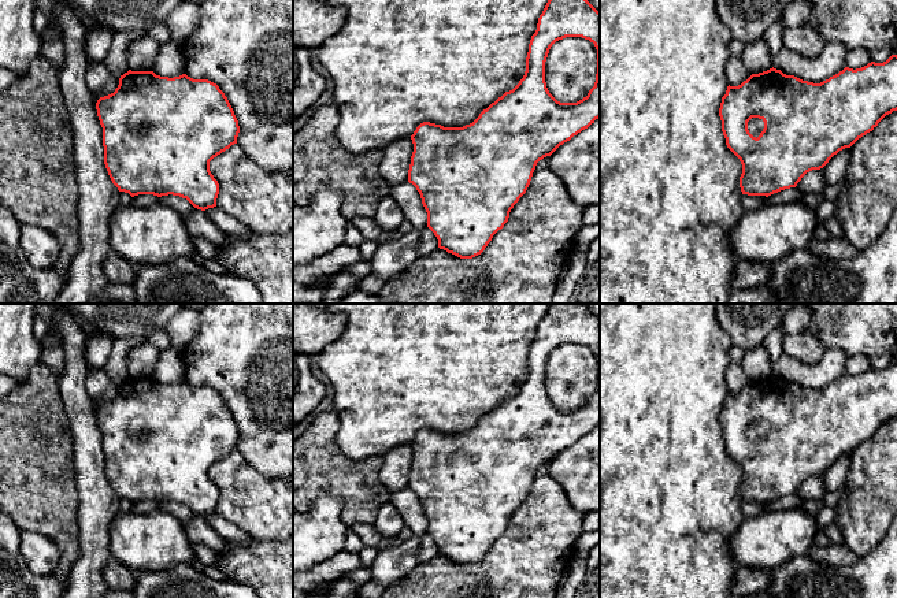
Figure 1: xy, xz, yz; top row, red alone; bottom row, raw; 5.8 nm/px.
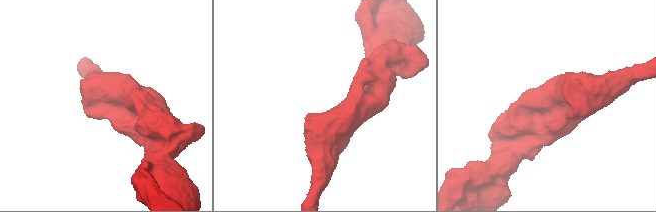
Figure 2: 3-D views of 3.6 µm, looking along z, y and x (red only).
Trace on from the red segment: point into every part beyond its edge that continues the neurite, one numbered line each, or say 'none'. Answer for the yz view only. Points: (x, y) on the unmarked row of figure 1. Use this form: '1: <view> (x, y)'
1: yz (755, 433)

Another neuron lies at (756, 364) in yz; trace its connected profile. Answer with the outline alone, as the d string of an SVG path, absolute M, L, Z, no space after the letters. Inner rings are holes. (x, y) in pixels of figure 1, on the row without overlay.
M763 345L745 350L740 364L750 380L759 380L772 375L770 354Z

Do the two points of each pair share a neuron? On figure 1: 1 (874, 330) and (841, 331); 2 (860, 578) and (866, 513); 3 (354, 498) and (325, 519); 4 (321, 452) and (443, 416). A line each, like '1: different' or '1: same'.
1: same
2: different
3: different
4: different

